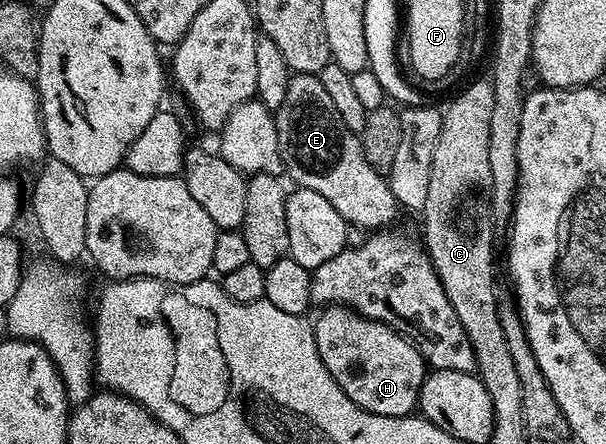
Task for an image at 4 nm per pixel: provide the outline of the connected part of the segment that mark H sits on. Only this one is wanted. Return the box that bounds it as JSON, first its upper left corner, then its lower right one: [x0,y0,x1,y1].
[313,306,428,418]

